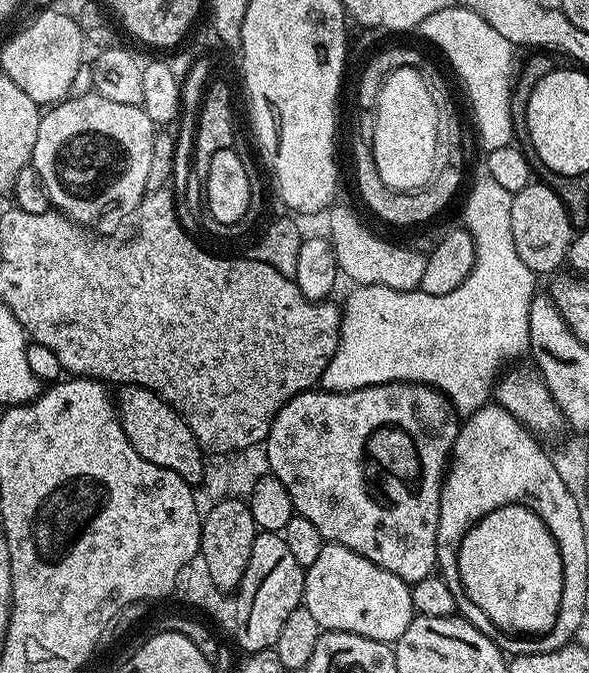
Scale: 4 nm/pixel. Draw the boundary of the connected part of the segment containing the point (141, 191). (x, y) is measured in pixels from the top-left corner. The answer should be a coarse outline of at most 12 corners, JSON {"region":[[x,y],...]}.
{"region":[[91,95],[41,115],[53,209],[108,232],[148,192],[154,125]]}

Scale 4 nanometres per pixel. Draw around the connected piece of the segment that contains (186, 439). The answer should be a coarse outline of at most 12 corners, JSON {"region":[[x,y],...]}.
{"region":[[149,388],[118,416],[130,446],[196,482],[205,457],[190,426]]}

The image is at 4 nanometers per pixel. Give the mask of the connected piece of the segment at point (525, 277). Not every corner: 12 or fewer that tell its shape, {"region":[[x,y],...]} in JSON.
{"region":[[481,178],[448,294],[356,287],[326,392],[421,382],[471,414],[530,348],[512,193]]}

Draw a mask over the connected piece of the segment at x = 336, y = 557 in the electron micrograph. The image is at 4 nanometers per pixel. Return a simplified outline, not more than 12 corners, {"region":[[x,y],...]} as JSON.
{"region":[[325,543],[302,604],[329,632],[399,640],[405,580]]}

